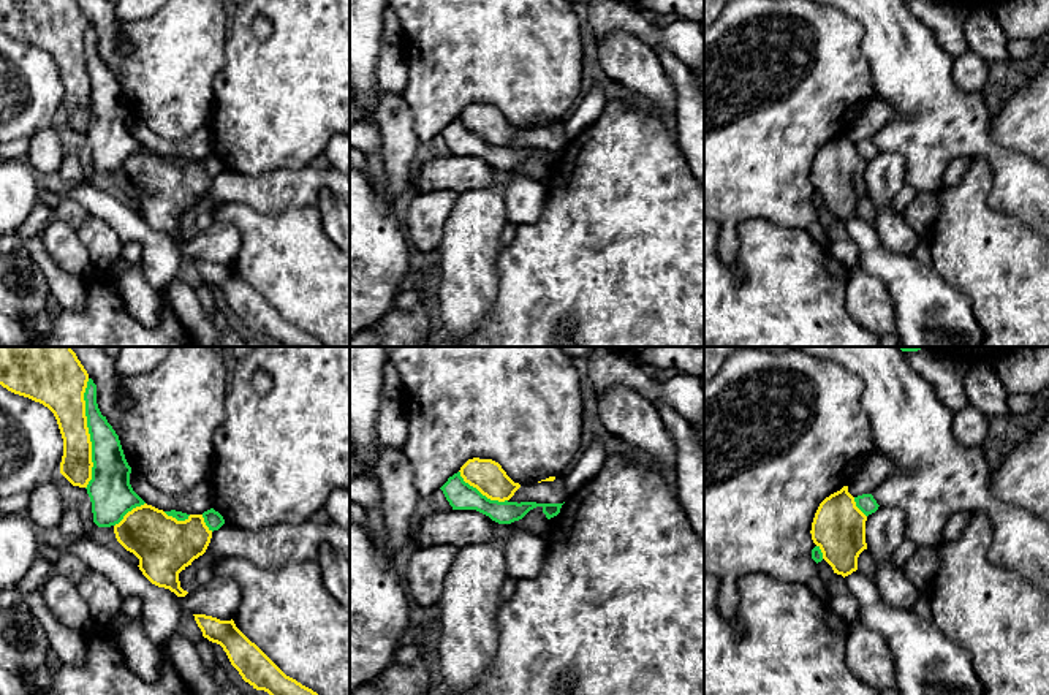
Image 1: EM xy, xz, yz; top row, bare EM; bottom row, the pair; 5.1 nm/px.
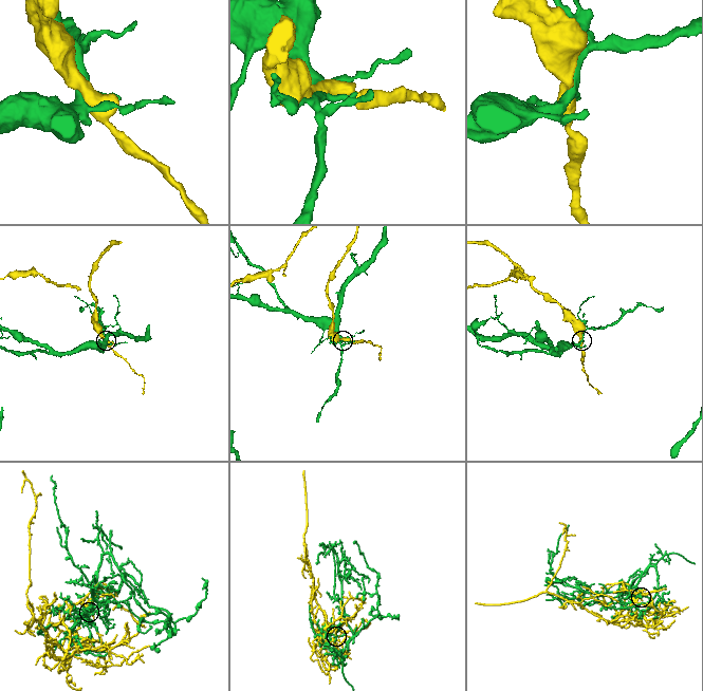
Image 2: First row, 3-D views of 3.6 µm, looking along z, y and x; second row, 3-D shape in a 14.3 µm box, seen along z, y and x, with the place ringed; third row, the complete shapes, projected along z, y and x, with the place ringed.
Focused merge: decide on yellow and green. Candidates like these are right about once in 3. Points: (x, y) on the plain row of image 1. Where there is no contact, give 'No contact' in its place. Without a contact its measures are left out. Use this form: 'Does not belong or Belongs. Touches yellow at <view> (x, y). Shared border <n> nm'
Does not belong. Touches yellow at xy (89, 79). Shared border 550 nm

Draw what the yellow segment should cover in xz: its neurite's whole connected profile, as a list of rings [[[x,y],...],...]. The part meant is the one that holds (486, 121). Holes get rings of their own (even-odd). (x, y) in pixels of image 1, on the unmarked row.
[[[468,104],[459,117],[465,128],[476,133],[490,146],[509,146],[521,133],[521,130],[514,128],[502,111],[492,104]]]

